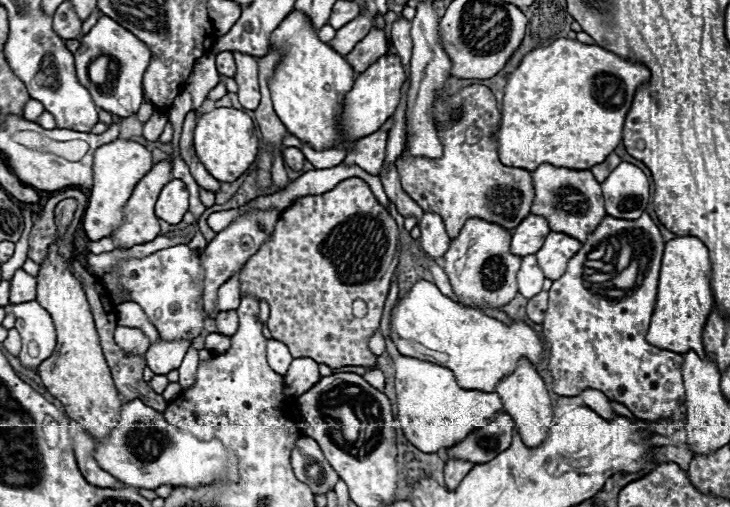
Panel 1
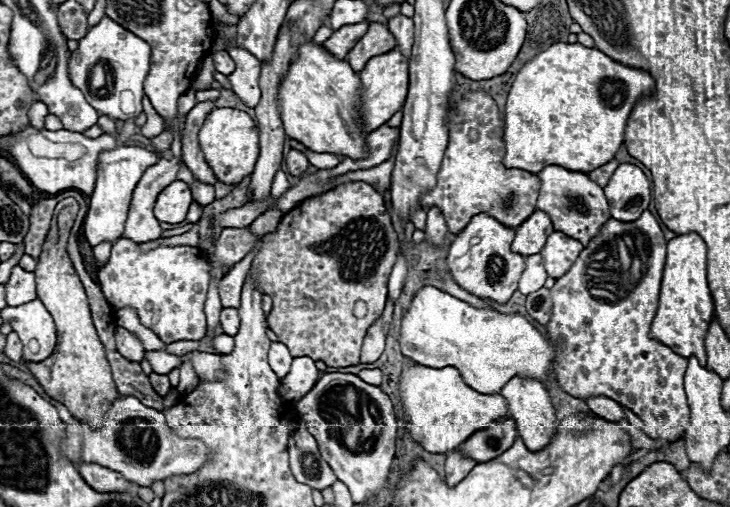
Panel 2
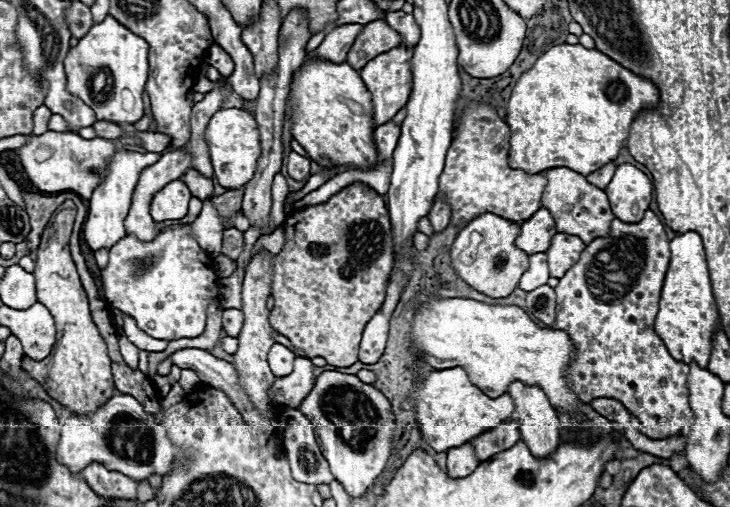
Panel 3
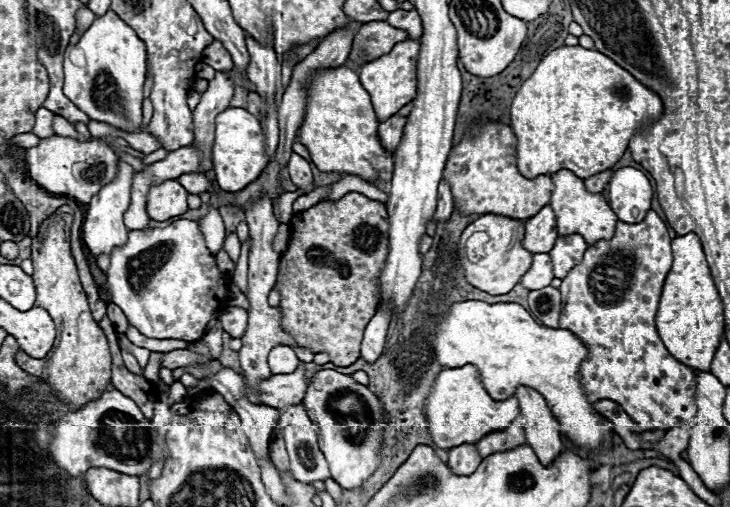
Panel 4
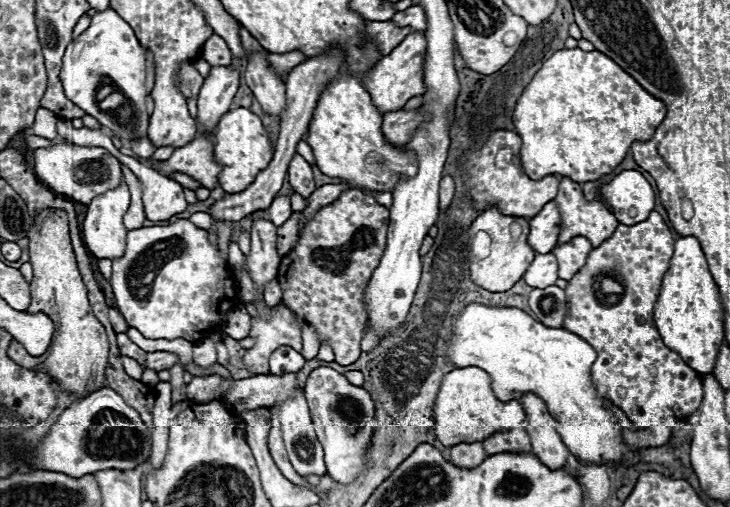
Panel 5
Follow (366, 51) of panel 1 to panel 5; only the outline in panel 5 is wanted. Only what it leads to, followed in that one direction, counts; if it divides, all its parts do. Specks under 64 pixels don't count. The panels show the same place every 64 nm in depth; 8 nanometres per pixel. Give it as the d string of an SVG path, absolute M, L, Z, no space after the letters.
M390 20L388 22L368 22L366 24L366 34L376 42L380 54L390 54L392 48L396 48L410 32L412 32L410 26L398 28Z

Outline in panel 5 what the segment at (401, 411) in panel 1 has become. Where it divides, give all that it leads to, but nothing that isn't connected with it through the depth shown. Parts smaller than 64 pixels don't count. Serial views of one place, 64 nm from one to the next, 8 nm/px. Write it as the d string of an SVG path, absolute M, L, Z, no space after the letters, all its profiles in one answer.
M476 366L454 368L440 384L440 392L434 402L434 434L444 446L456 442L482 442L484 438L522 426L526 422L520 402L502 402L490 388L490 378Z

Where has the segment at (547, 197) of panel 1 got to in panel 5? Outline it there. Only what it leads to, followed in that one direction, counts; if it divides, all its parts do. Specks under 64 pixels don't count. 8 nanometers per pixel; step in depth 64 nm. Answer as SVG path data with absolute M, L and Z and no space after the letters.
M560 176L560 188L558 188L554 202L556 202L558 212L560 212L558 242L568 242L568 238L572 238L572 234L584 234L584 238L588 238L592 242L592 246L600 246L600 242L608 240L618 226L616 216L606 208L606 204L600 198L586 200L582 194L582 188L580 188L580 182L574 182L568 176Z

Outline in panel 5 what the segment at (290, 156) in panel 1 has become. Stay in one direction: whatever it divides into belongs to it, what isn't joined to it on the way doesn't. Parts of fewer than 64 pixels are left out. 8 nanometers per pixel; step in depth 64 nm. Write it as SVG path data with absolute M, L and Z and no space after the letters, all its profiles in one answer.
M294 154L290 168L288 168L288 176L296 194L308 198L316 190L314 178L312 178L312 166L300 154Z

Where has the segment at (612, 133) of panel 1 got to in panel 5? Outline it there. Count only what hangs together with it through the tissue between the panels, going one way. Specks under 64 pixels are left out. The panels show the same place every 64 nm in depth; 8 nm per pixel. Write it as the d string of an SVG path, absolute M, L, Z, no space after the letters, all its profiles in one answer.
M564 48L554 52L530 84L522 90L512 120L514 130L522 138L520 162L524 172L532 180L540 180L550 174L570 176L576 182L590 182L612 172L626 156L634 140L648 140L656 126L664 120L666 106L652 94L648 94L628 72L612 62L602 52L584 52L580 48Z

